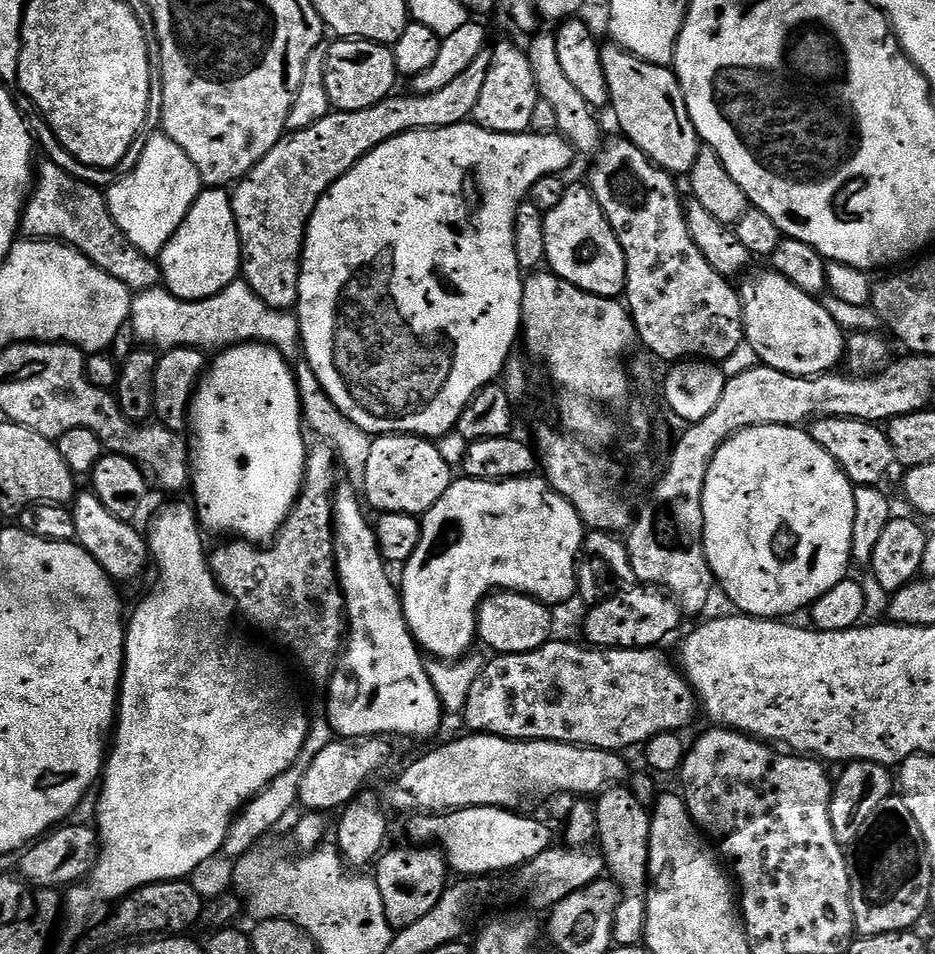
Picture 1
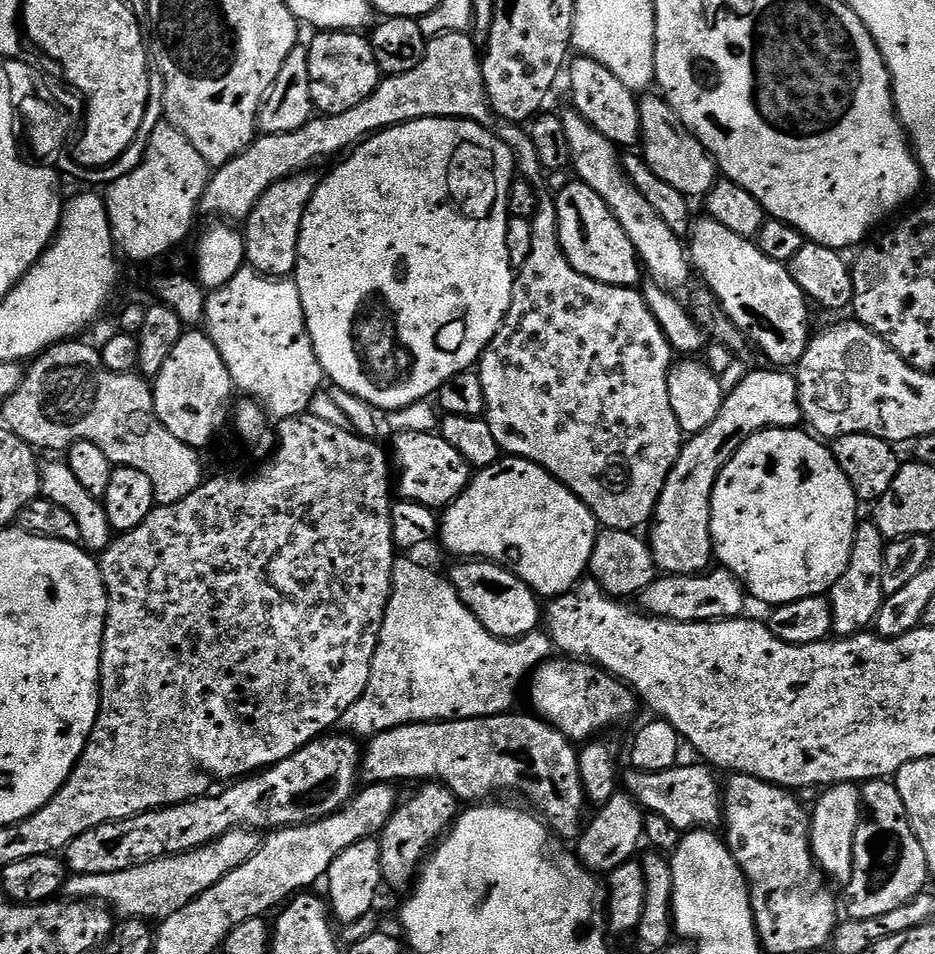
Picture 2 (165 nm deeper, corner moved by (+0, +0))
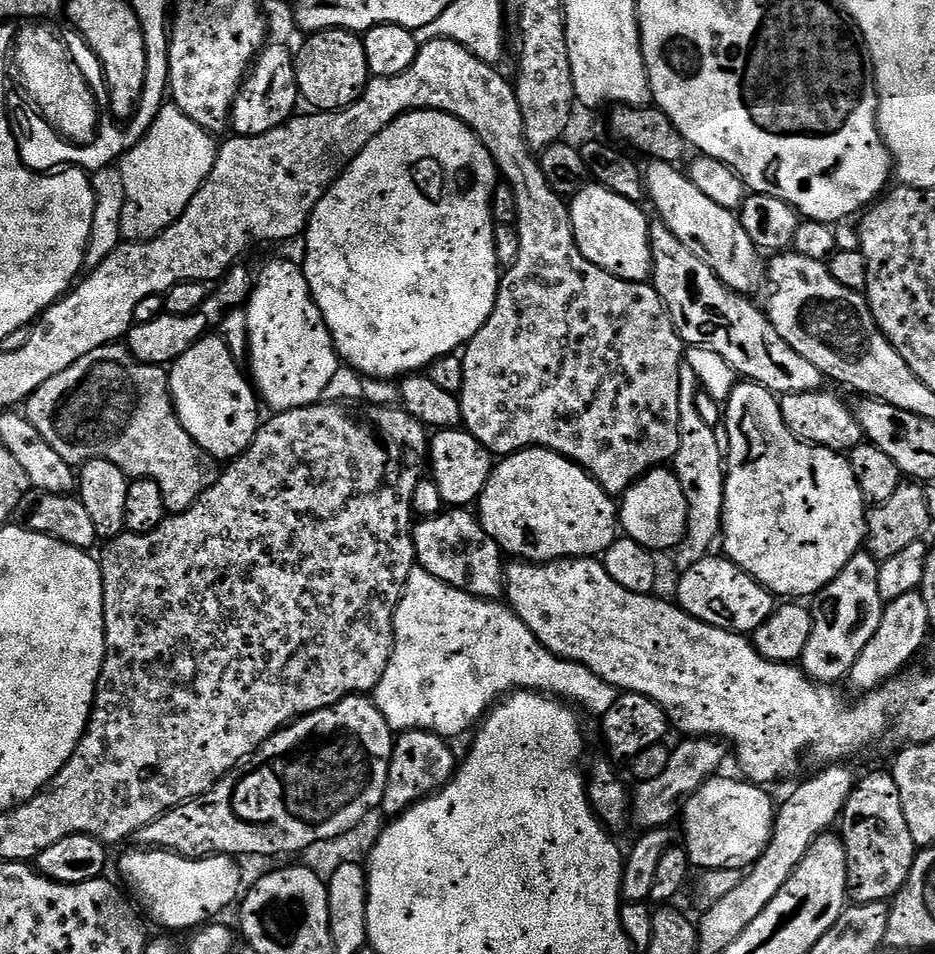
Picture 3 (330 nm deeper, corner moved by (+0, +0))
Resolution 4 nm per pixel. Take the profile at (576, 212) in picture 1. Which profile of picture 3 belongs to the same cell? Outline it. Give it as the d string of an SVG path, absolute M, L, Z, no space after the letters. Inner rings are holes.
M592 182L570 200L572 233L578 250L594 266L623 280L647 281L652 275L652 239L648 237L650 219L635 200L618 198L601 184Z

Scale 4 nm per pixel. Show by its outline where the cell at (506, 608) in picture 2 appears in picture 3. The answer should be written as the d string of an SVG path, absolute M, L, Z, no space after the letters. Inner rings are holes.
M445 510L438 516L421 519L412 529L416 564L452 588L483 600L499 601L504 596L504 569L500 548L486 534L479 519L468 510Z

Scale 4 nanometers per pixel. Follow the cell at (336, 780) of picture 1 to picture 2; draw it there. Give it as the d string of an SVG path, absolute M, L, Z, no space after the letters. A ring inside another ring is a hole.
M501 714L499 716L483 716L482 718L466 718L465 720L429 720L427 724L403 724L397 728L391 728L385 732L379 732L378 735L371 737L367 741L366 747L362 752L362 776L365 781L374 784L391 784L401 782L400 780L416 780L415 782L439 782L449 788L462 802L488 802L493 799L495 792L516 792L520 791L529 805L535 806L542 813L543 819L547 821L553 832L565 842L572 842L581 835L582 820L580 824L580 815L586 809L586 797L582 778L580 777L580 753L577 745L568 739L568 736L559 732L545 720L541 720L535 714L528 716L512 716L513 714Z

